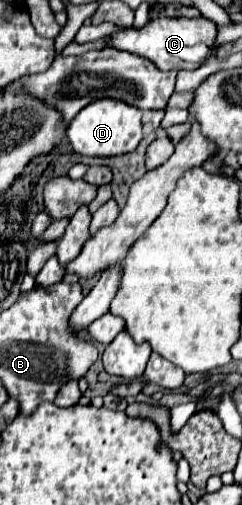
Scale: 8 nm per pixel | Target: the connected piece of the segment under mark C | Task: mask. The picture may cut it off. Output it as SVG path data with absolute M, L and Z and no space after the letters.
M205 17L197 19L155 19L141 29L125 29L121 33L111 35L111 47L121 51L129 51L153 61L162 71L193 70L217 49L217 25Z

